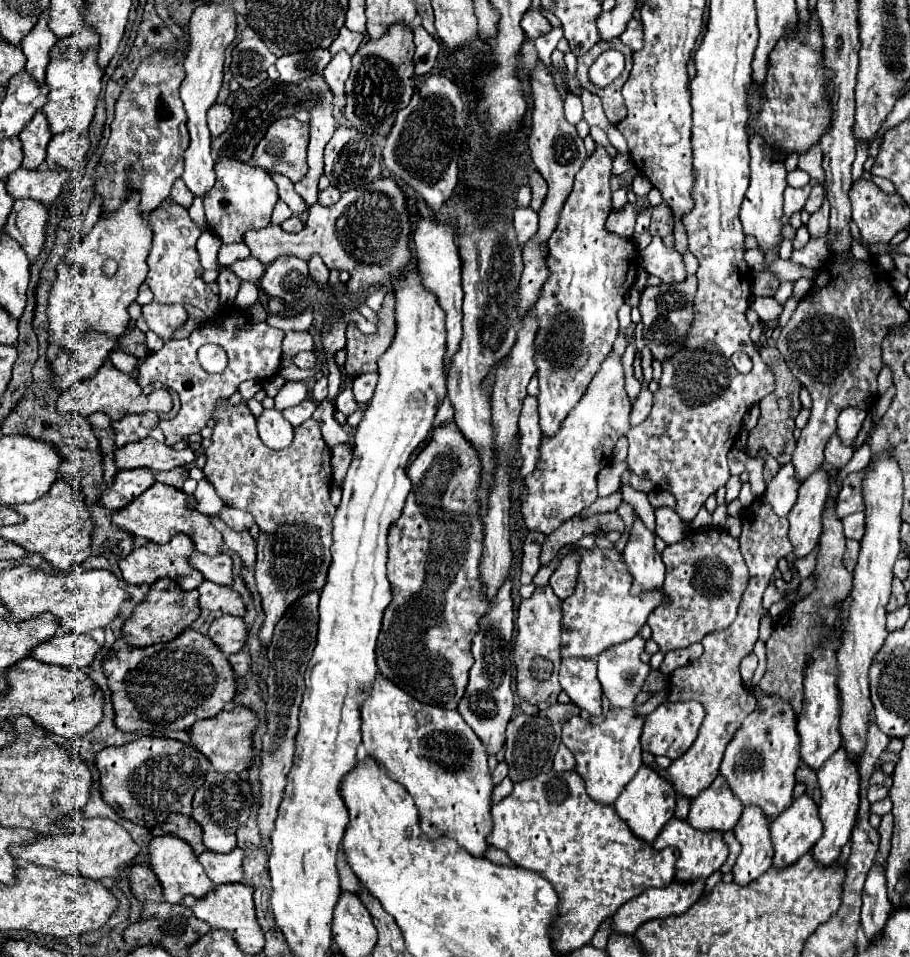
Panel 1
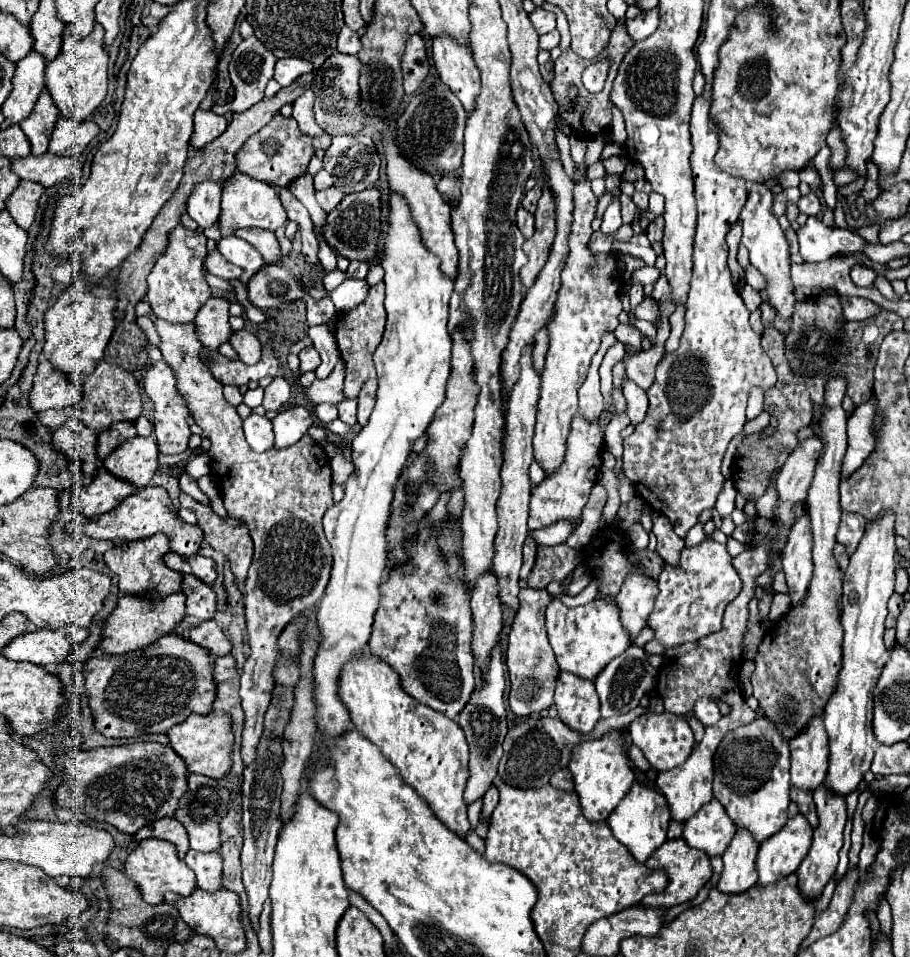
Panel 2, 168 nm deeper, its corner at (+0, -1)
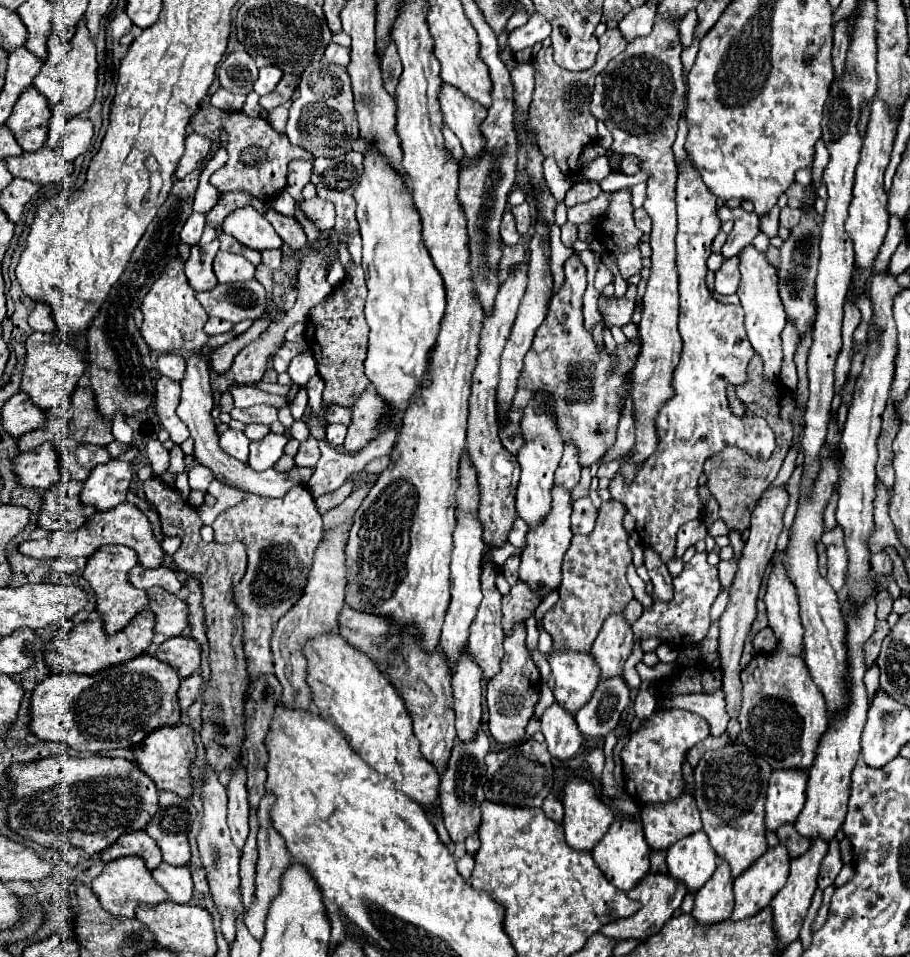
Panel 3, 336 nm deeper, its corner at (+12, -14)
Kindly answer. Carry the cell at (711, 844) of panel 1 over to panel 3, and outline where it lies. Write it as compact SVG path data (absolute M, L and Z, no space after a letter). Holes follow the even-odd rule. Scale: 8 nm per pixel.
M647 875L635 889L631 889L629 893L629 899L635 899L641 903L641 909L627 917L627 919L619 919L619 921L613 921L609 925L603 925L599 929L599 933L603 933L605 937L609 939L615 939L615 941L625 941L625 939L639 939L639 941L647 941L651 935L655 935L663 923L667 919L671 919L673 911L679 909L683 897L687 895L687 891L683 891L683 883L675 883L669 875Z

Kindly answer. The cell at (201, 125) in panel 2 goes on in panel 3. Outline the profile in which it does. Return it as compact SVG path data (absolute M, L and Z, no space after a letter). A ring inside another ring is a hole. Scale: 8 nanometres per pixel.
M197 133L189 135L185 139L185 155L179 161L175 177L177 179L187 177L191 171L195 171L199 167L199 161L209 157L209 153L211 153L211 141L209 139L205 139L203 135L197 135Z

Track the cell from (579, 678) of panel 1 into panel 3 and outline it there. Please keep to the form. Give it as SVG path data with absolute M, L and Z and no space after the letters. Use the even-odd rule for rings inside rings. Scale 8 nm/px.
M553 703L541 717L543 735L547 743L547 751L551 757L559 761L571 759L579 747L583 737L579 735L579 729L575 727L575 717L567 715L557 703Z

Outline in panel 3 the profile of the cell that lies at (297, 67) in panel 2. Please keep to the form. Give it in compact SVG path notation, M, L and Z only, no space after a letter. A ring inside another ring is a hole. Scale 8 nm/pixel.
M261 67L259 69L259 79L255 81L255 93L257 95L267 95L267 93L271 93L273 89L275 89L275 85L279 83L279 79L281 79L281 71L277 69L277 67Z

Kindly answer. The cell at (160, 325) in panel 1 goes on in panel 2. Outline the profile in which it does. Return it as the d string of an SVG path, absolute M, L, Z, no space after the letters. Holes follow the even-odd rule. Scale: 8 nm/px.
M155 320L155 328L159 332L159 350L169 366L175 366L179 392L187 398L189 410L195 416L197 424L203 428L203 434L211 440L209 448L209 466L211 478L217 484L219 494L223 496L223 504L231 518L241 518L255 542L255 554L249 568L249 576L245 580L245 614L247 614L247 632L251 656L247 658L241 674L241 690L239 696L243 700L245 710L245 728L243 728L243 762L245 766L255 758L255 748L259 744L259 736L263 732L263 714L271 700L273 690L273 666L277 660L277 638L281 630L293 622L303 610L317 604L325 592L331 572L331 546L323 534L321 518L327 508L333 506L331 498L331 466L325 450L317 446L317 442L305 434L299 442L291 444L287 450L269 450L269 454L257 454L245 440L243 420L237 414L235 406L231 406L223 396L223 384L219 384L213 374L199 362L199 346L201 342L195 336L195 324L171 324L165 320Z

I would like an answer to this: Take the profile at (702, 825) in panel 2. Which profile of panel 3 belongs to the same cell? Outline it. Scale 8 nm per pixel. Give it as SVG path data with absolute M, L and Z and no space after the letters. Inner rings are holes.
M697 831L687 839L679 839L675 847L667 849L667 873L681 881L689 893L699 891L717 867L717 855L707 843L707 835Z

